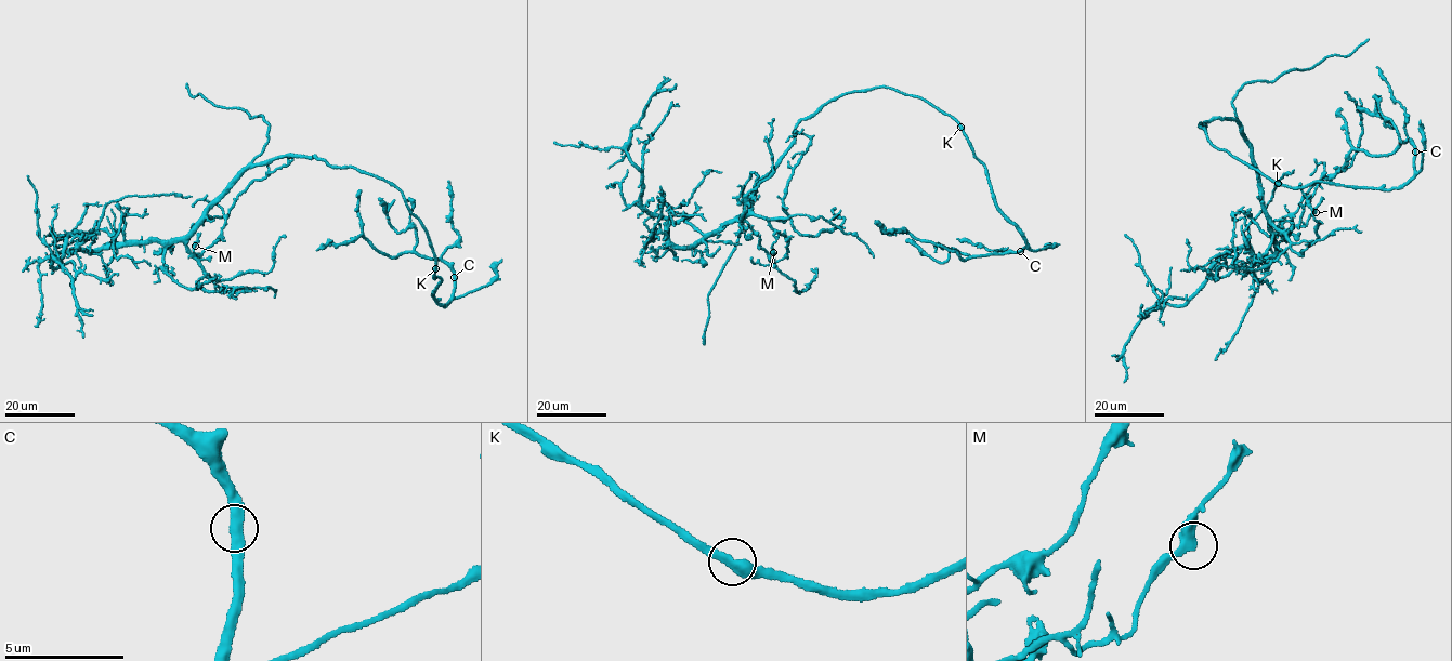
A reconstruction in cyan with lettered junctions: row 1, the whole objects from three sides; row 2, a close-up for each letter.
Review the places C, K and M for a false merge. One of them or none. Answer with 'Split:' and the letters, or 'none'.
Split: none

